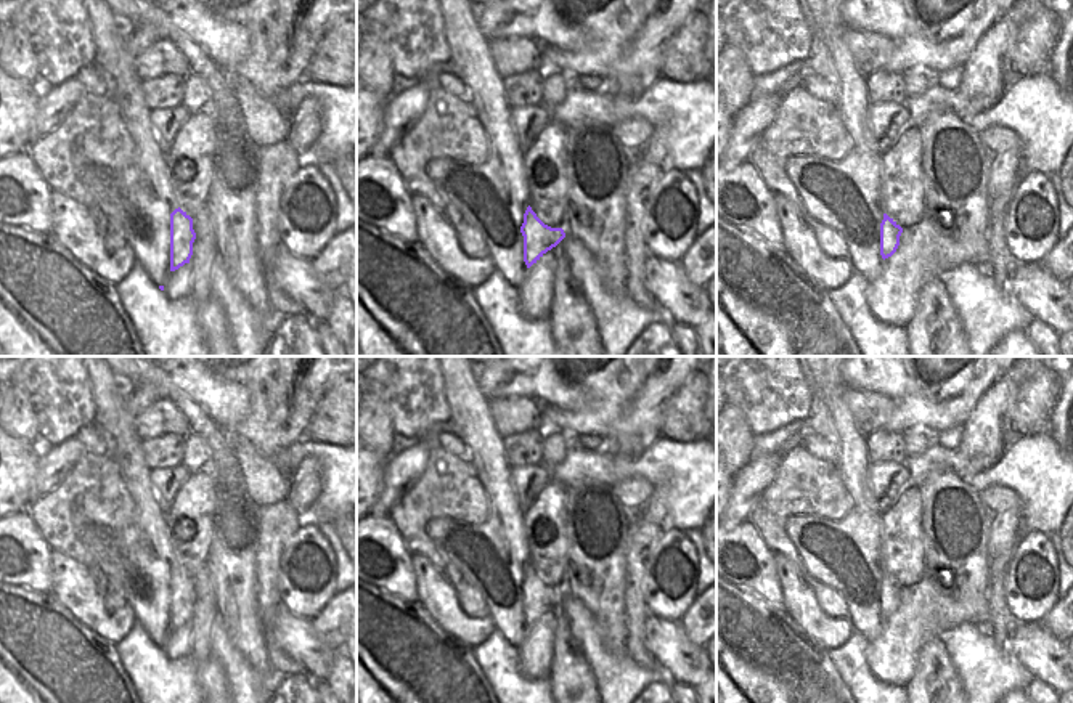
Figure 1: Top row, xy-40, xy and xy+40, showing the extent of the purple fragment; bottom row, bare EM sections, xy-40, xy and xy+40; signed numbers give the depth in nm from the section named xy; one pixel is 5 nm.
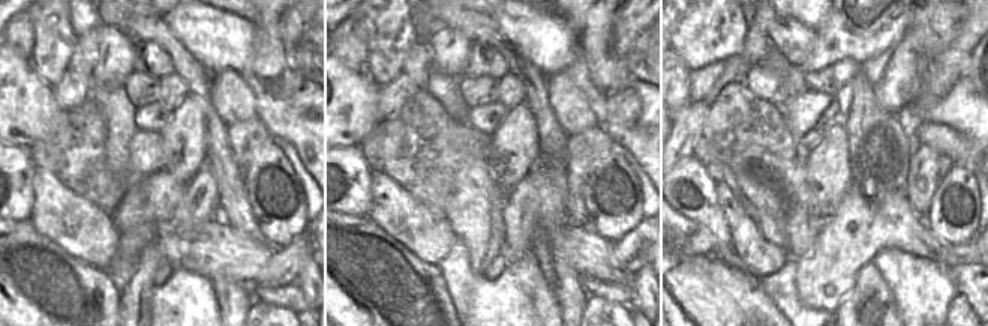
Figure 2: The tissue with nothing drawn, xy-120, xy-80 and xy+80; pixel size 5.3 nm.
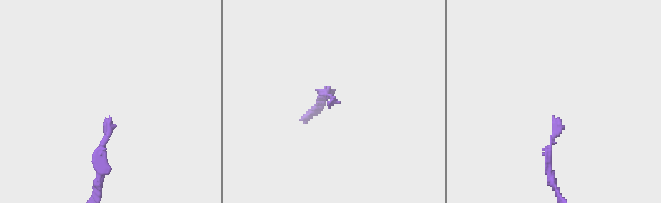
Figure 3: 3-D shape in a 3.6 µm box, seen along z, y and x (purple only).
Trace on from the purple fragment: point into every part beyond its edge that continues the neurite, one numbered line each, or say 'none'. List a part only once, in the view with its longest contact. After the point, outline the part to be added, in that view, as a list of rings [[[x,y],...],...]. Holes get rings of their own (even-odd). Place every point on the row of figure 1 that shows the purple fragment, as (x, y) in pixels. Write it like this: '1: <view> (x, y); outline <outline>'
1: xy-40 (138, 199); outline [[[84,0],[96,53],[93,64],[106,79],[135,146],[127,167],[114,170],[88,164],[80,172],[96,209],[119,226],[151,282],[164,286],[170,271],[170,213],[178,209],[167,175],[164,146],[151,127],[151,109],[135,72],[135,58],[125,50],[116,14],[106,0]]]

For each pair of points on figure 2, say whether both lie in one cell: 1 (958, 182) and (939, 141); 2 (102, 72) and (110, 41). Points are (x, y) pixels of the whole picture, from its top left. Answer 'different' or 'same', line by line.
1: different
2: same

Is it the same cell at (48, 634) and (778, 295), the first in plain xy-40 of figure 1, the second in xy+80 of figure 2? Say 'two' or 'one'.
two

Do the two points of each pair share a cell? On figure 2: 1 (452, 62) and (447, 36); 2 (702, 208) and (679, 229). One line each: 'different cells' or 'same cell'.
1: same cell
2: different cells

